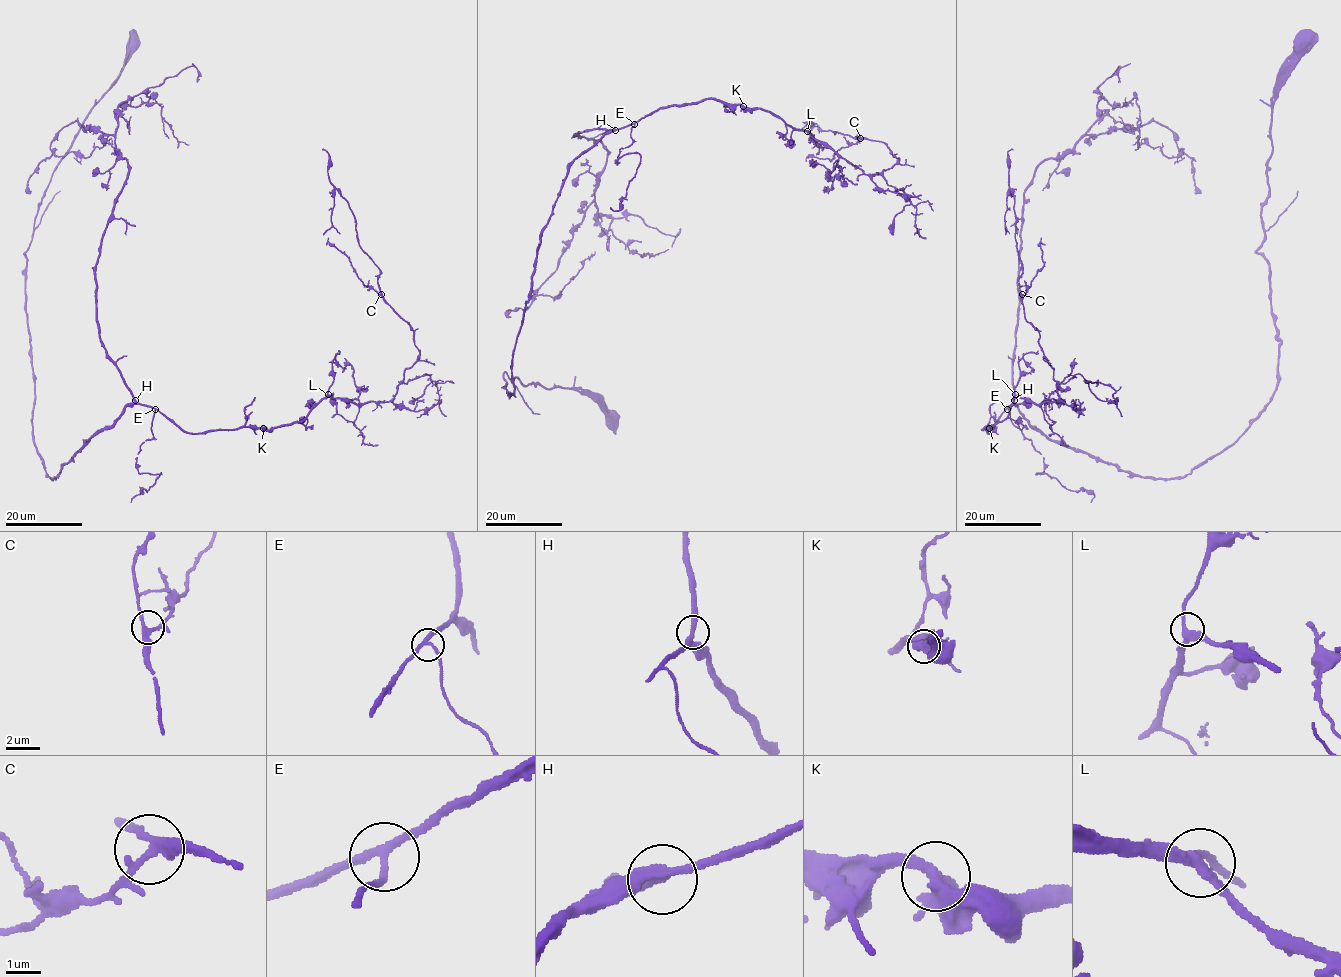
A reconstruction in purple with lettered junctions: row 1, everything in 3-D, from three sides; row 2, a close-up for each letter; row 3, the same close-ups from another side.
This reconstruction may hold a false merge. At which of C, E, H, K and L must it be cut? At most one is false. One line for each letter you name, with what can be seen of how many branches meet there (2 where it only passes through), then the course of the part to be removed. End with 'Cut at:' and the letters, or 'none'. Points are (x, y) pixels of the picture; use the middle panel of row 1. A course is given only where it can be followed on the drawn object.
Cut at: none

